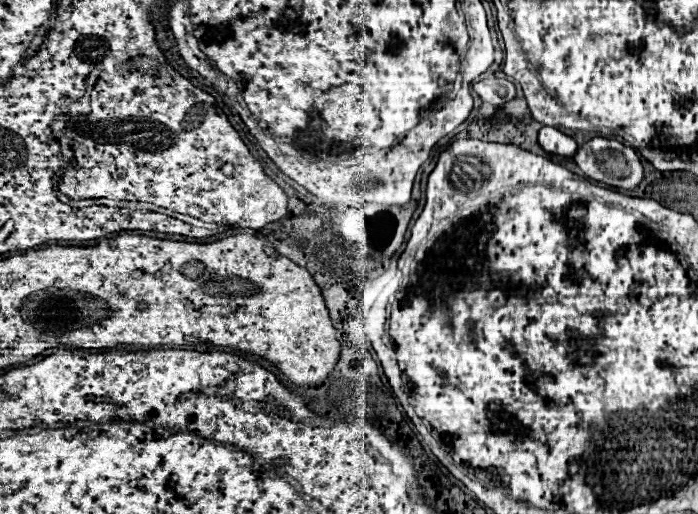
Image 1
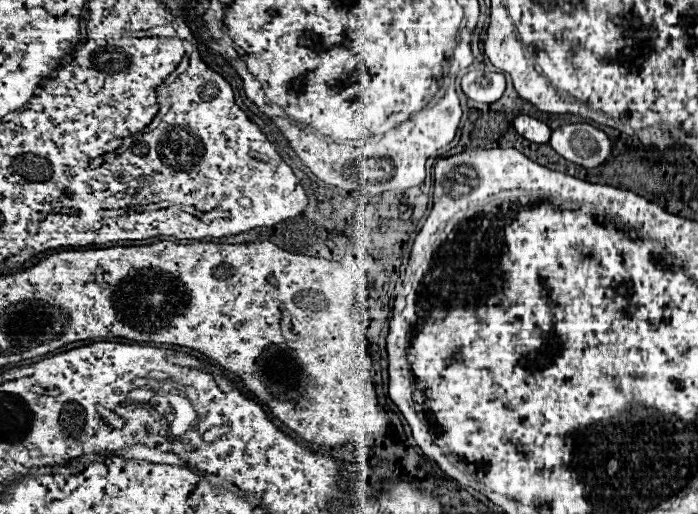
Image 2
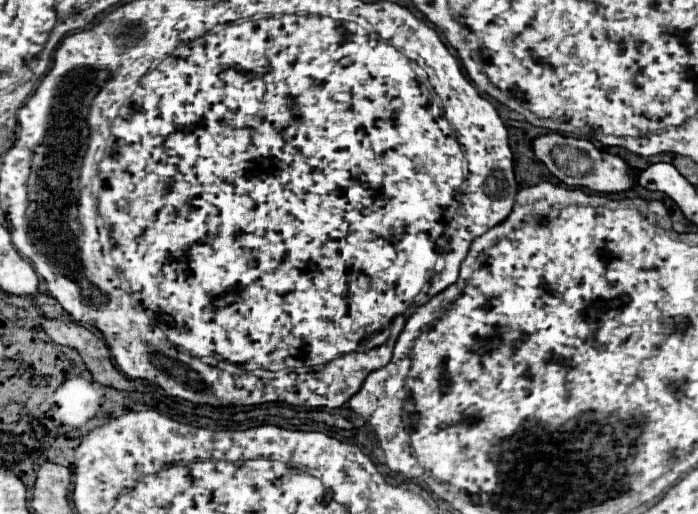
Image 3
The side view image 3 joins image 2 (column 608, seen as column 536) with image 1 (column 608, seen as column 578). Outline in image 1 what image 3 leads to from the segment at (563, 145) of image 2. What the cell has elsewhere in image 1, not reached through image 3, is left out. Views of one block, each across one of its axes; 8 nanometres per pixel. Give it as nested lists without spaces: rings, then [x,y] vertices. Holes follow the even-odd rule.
[[[592,138],[574,156],[582,172],[608,186],[634,190],[644,178],[644,166],[636,150],[608,138]]]

